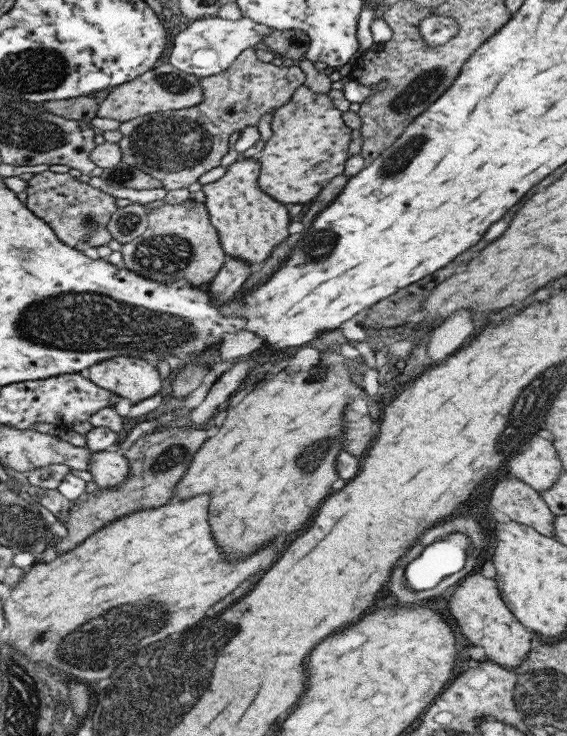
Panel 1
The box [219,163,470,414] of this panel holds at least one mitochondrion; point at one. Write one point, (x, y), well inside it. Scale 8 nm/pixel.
(312, 251)

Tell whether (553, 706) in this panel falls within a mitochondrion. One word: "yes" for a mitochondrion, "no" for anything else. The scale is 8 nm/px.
yes

